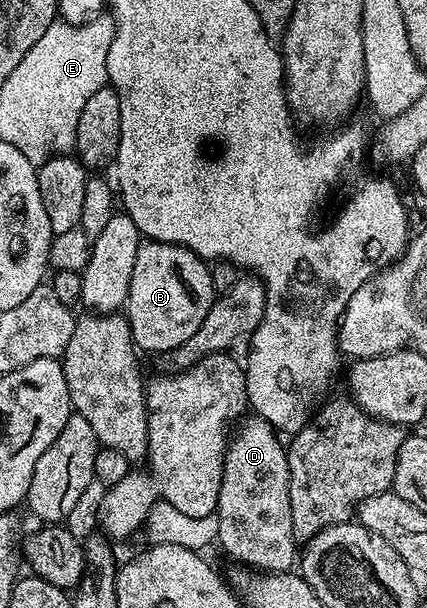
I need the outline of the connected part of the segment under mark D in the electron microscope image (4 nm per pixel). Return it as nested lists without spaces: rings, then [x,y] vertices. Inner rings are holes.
[[[248,414],[239,421],[236,433],[231,433],[224,453],[224,473],[215,514],[219,518],[218,544],[234,556],[241,565],[265,572],[287,572],[297,563],[298,541],[292,537],[290,510],[290,466],[281,437],[262,417]]]

